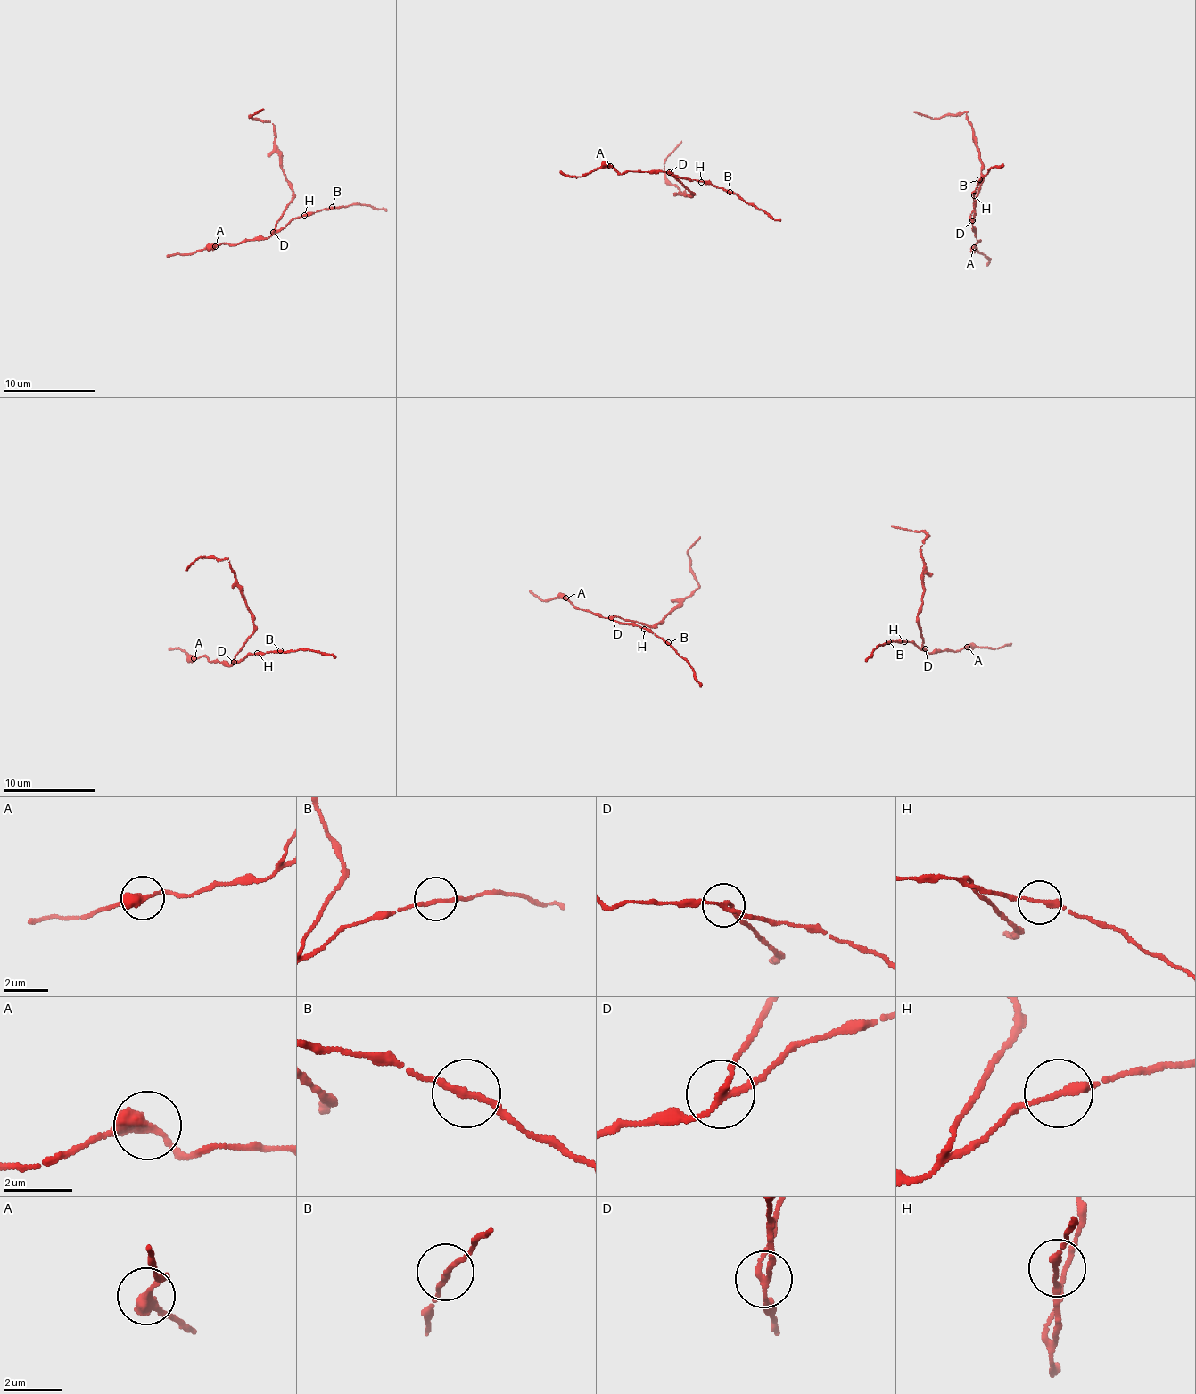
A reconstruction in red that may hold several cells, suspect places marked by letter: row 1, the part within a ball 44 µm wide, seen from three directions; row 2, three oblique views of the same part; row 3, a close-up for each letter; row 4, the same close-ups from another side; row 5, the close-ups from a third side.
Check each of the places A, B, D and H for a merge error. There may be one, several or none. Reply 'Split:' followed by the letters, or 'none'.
Split: A, D

